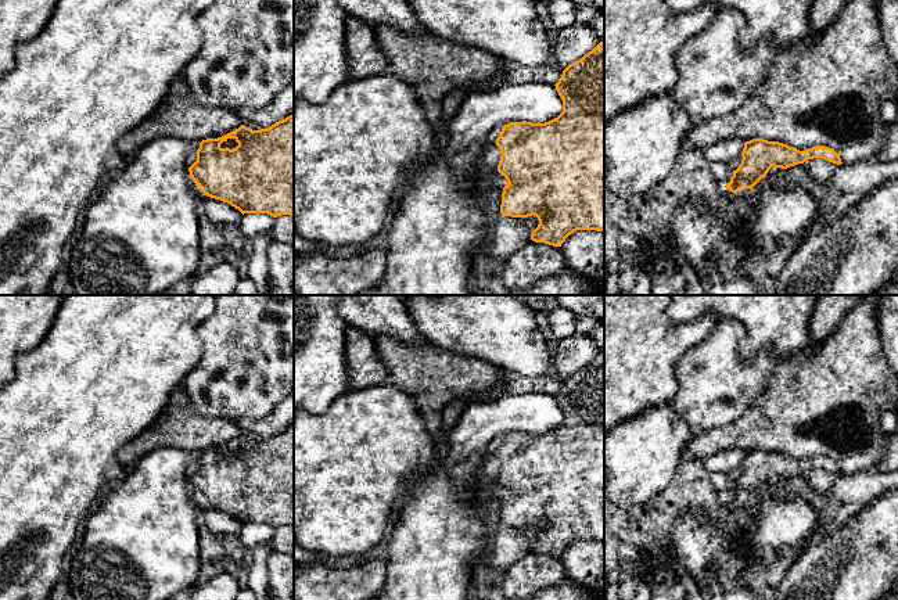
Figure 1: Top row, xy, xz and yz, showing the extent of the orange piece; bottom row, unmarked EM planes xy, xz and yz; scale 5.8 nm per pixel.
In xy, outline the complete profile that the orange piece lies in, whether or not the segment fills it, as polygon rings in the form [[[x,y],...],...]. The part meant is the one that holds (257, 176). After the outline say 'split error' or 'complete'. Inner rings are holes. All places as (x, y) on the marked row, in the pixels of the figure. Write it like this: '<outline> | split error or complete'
[[[294,115],[269,126],[267,129],[252,130],[244,125],[238,129],[218,137],[206,139],[200,143],[197,161],[188,168],[195,186],[215,200],[230,204],[244,213],[267,213],[273,218],[281,215],[294,216]],[[234,139],[238,145],[233,150],[222,148],[220,144]]] | complete

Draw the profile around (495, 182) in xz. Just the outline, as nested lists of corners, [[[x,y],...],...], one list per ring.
[[[499,172],[498,173],[493,173],[491,176],[485,176],[485,187],[484,187],[484,191],[486,194],[495,191],[495,190],[502,190],[503,191],[503,187],[507,186],[507,180],[504,176],[502,176]]]

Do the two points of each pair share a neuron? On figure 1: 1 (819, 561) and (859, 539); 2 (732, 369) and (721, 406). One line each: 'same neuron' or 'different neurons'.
1: same neuron
2: same neuron

